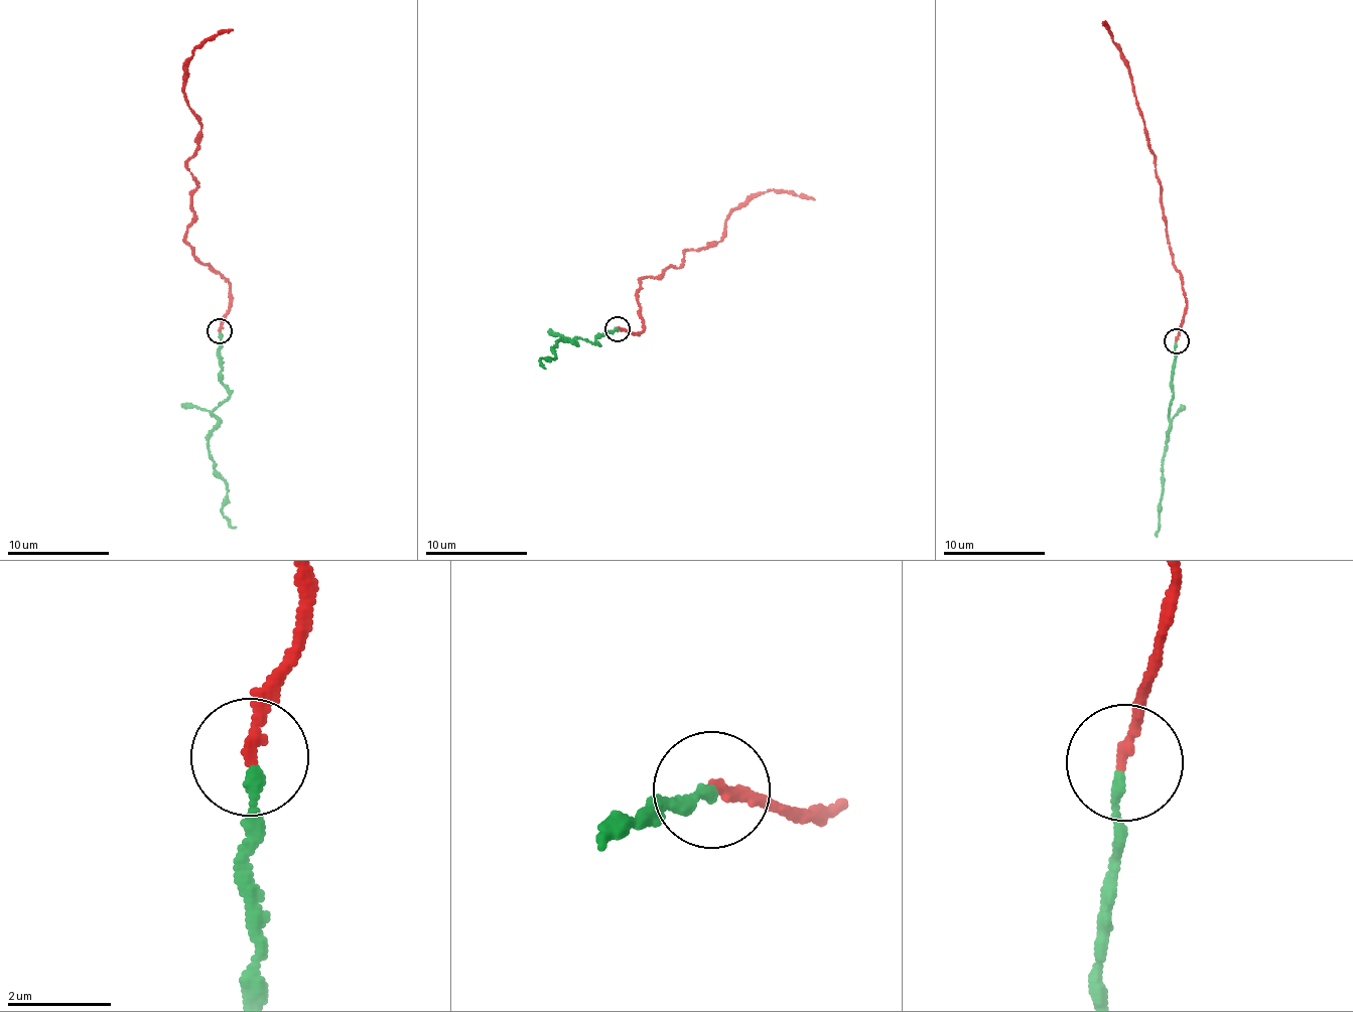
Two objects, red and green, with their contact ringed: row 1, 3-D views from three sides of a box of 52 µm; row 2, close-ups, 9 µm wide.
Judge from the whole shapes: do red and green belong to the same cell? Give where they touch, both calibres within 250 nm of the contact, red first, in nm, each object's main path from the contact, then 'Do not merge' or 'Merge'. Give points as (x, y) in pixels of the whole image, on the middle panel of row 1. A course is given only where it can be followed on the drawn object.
Place: (617, 328). Thickness 200 nm (red) against 180 nm. Course of red: (617, 329), (644, 330), (641, 278), (723, 239), (731, 211), (768, 191), (814, 200). Course of green: (619, 329), (596, 337), (596, 344), (556, 341), (555, 357), (538, 359), (546, 369). Merge

